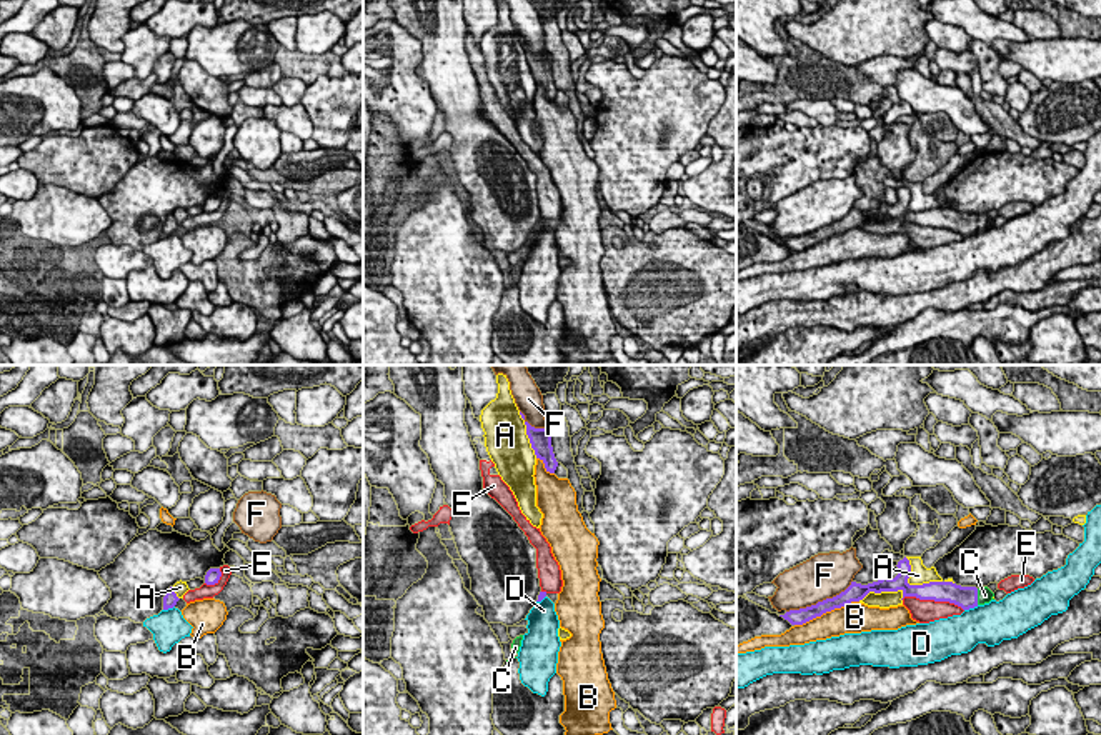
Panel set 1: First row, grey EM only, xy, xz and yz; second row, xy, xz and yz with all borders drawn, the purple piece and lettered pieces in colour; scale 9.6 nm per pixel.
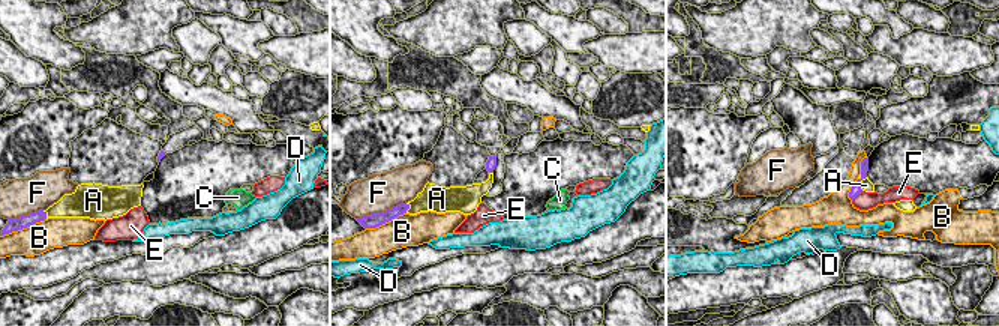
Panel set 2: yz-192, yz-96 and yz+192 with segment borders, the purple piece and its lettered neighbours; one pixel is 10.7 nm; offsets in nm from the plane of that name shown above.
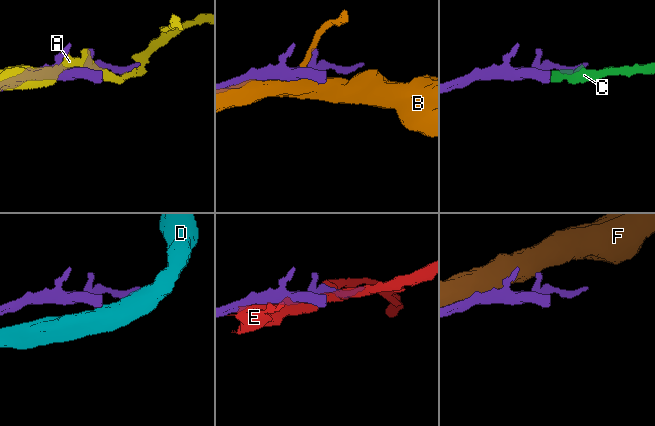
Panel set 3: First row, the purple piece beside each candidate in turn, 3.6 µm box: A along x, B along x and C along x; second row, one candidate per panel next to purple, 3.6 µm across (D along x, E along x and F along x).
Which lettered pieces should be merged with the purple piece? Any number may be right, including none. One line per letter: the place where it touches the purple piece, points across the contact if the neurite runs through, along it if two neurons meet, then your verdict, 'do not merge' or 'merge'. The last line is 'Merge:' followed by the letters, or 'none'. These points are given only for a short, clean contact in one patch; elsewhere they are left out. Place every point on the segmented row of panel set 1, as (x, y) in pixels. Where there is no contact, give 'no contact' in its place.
A: yz (913, 585) | do not merge
B: yz (826, 610) | do not merge
C: yz (976, 597) | across yz (966, 597), (976, 597), (985, 595) | merge
D: yz (971, 607) | along yz (978, 605), (965, 610) | do not merge
E: yz (933, 599) | do not merge
F: yz (820, 602) | do not merge
Merge: C

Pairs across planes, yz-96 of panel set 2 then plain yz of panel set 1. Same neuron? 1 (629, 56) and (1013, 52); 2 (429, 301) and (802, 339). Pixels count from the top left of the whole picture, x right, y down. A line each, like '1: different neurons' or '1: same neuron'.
1: same neuron
2: same neuron

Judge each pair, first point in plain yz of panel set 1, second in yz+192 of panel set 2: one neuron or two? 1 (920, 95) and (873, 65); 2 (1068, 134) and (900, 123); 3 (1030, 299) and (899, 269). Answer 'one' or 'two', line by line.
1: two
2: one
3: one

